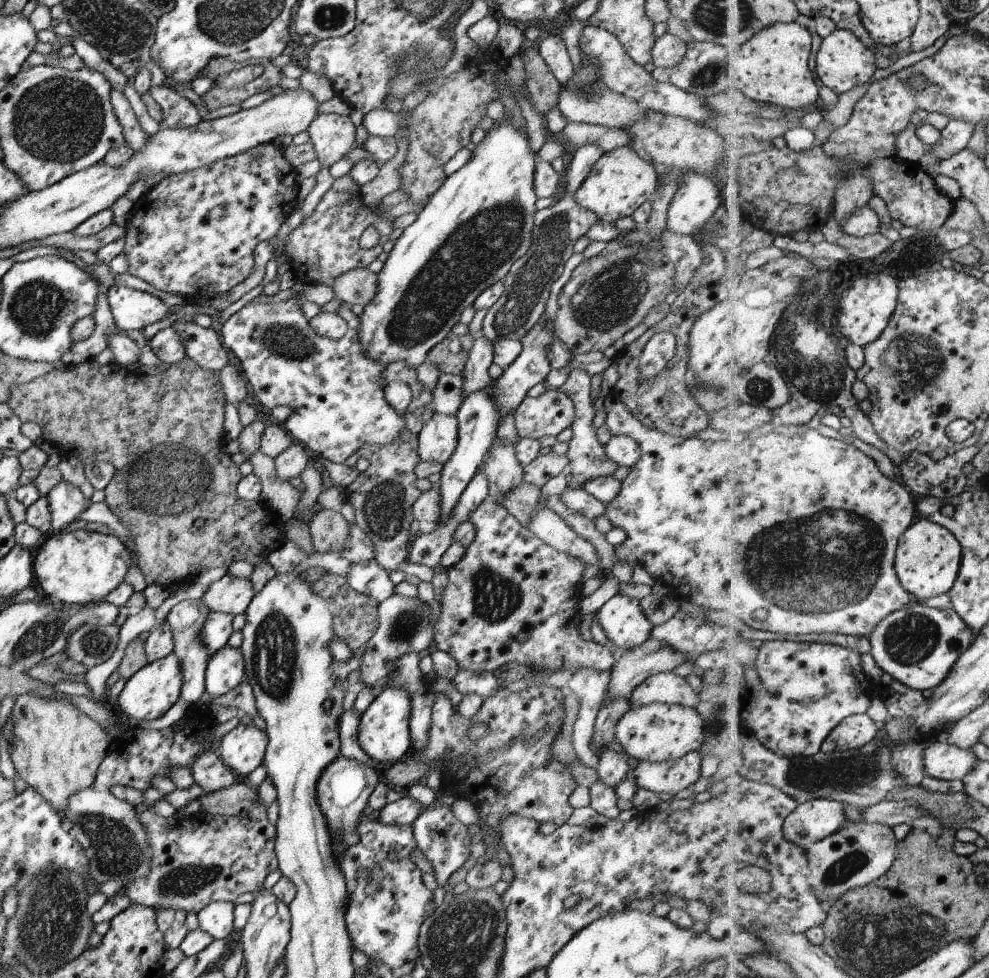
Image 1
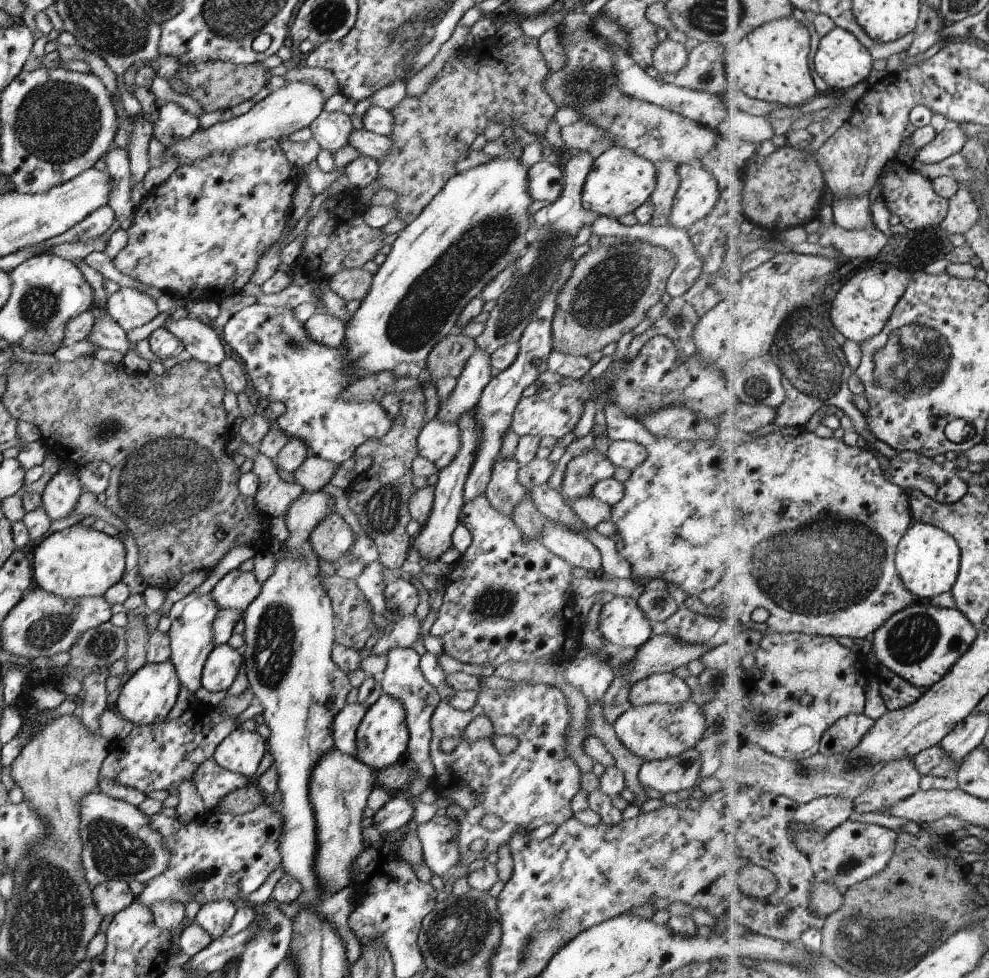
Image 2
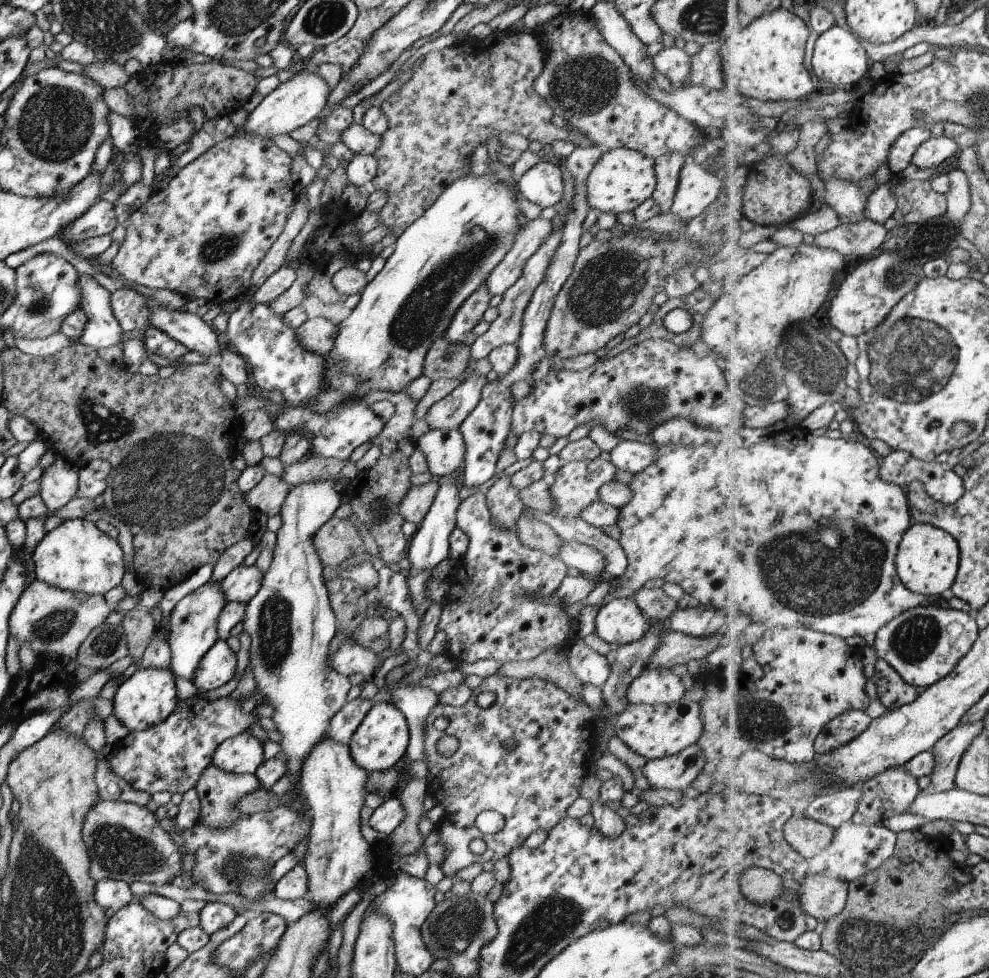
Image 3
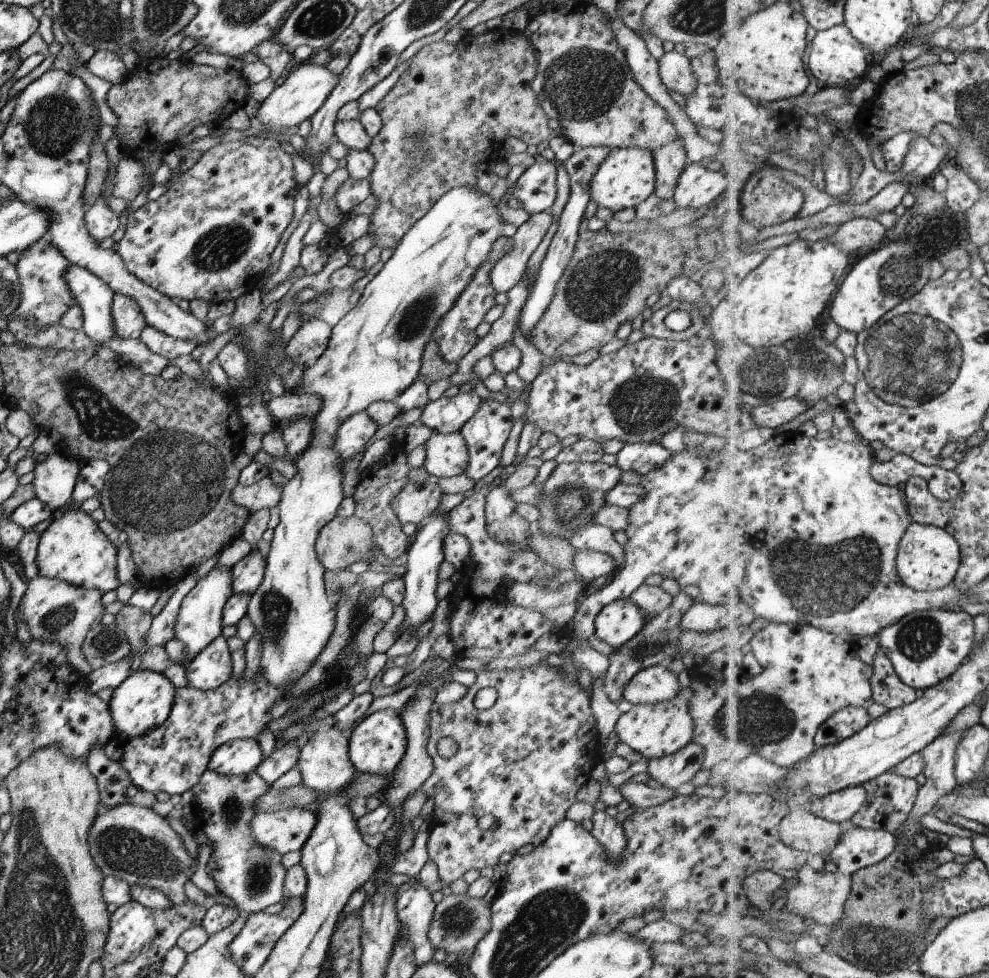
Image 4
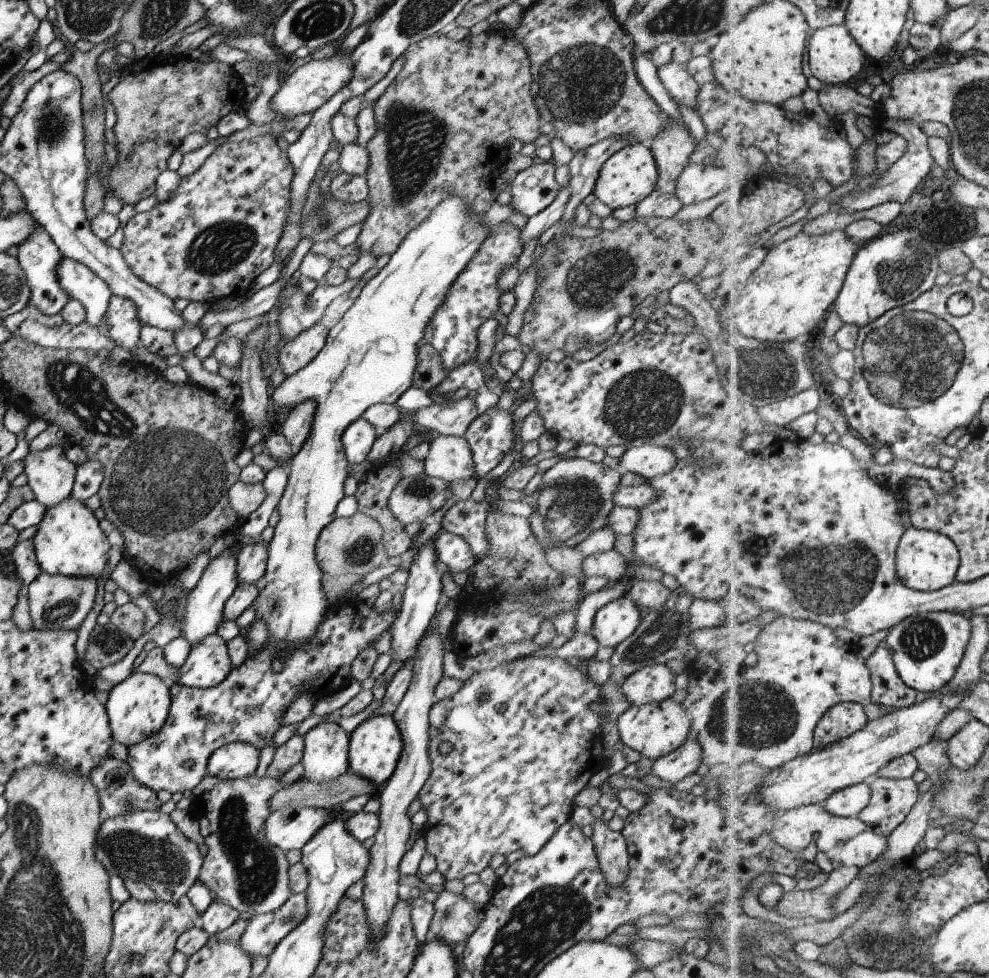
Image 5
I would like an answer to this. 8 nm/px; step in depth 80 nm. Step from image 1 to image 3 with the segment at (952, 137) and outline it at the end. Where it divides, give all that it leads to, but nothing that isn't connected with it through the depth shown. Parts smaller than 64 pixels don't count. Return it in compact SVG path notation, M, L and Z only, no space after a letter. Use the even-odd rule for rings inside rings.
M943 135L923 141L911 162L919 168L935 170L935 168L939 168L938 164L951 160L957 156L958 152L957 142L953 138Z

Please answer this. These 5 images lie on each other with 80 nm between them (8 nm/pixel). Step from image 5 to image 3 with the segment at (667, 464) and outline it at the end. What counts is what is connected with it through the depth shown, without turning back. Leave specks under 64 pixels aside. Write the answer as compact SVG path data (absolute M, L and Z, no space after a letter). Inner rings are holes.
M620 440L609 454L616 469L627 470L634 475L658 459L658 448L641 441Z

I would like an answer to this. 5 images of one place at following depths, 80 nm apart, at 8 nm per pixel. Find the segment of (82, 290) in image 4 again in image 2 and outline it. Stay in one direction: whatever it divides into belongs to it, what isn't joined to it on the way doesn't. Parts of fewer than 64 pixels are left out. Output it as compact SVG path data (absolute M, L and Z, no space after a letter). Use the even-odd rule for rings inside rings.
M95 299L88 310L92 314L92 325L85 340L97 348L109 348L124 355L131 344L125 337L124 330L110 317L110 314L101 311Z

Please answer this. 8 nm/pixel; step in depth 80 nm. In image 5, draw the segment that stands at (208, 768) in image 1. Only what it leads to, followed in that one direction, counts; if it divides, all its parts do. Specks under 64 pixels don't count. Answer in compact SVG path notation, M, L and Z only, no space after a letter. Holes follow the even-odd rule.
M205 775L190 791L195 806L202 810L199 818L199 832L205 846L206 854L202 860L197 880L200 886L205 886L217 900L228 904L238 914L248 912L251 915L260 915L277 910L291 894L288 885L288 864L285 852L273 846L263 834L264 820L272 812L269 799L280 789L279 778L269 776L257 777L249 775L240 779L218 779Z

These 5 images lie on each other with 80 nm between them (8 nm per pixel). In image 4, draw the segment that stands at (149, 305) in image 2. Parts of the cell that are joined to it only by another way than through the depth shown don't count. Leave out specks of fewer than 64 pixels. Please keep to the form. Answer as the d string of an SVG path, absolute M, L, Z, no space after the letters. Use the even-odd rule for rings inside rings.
M112 293L110 313L112 329L120 339L135 338L146 325L138 304L128 296Z

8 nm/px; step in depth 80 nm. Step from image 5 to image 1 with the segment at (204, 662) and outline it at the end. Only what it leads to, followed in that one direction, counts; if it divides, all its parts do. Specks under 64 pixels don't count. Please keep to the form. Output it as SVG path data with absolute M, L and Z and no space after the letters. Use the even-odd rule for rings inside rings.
M223 645L209 656L204 670L204 690L212 697L235 688L244 678L242 654L239 648Z

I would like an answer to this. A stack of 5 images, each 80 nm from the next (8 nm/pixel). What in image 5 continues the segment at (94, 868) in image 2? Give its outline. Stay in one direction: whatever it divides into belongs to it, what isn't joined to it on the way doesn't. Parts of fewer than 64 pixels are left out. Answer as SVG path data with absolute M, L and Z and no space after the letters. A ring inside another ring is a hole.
M160 811L130 812L122 817L101 819L94 857L109 877L118 876L146 884L157 900L163 902L175 902L196 884L204 859L197 845L175 827L168 814Z

